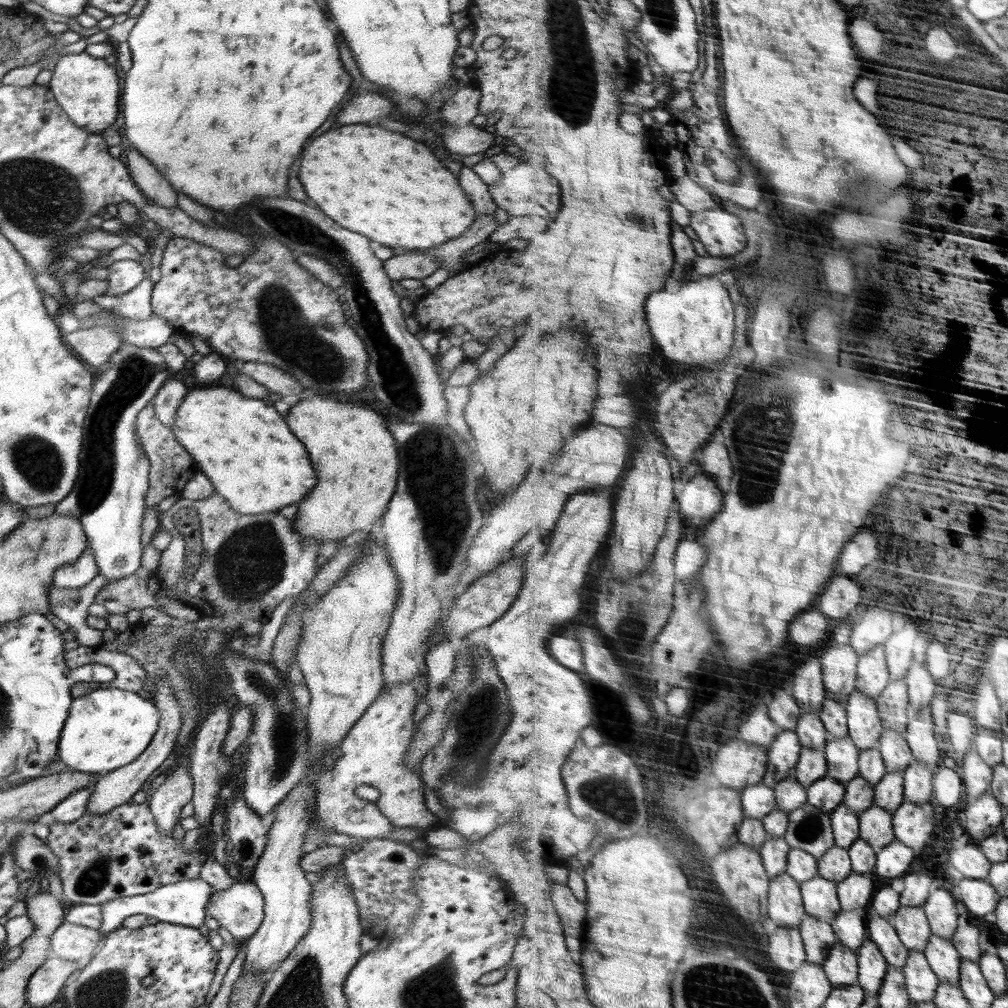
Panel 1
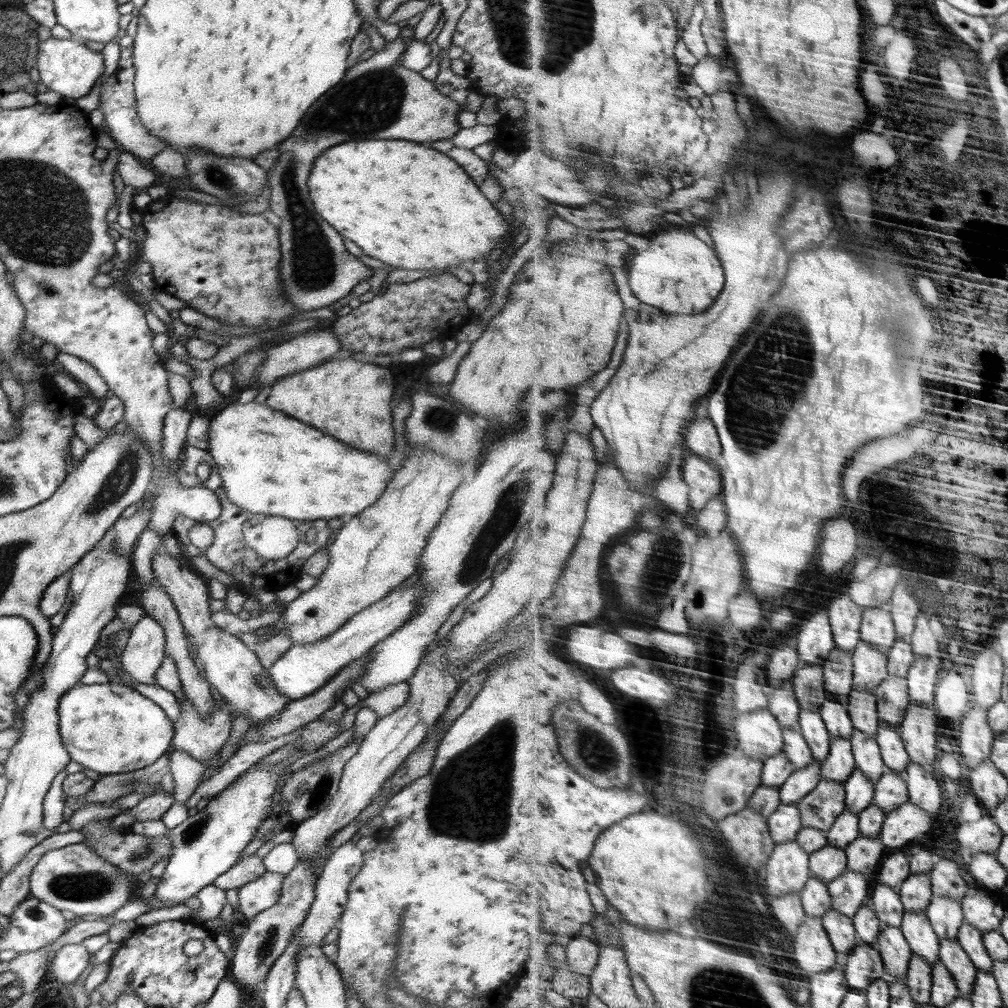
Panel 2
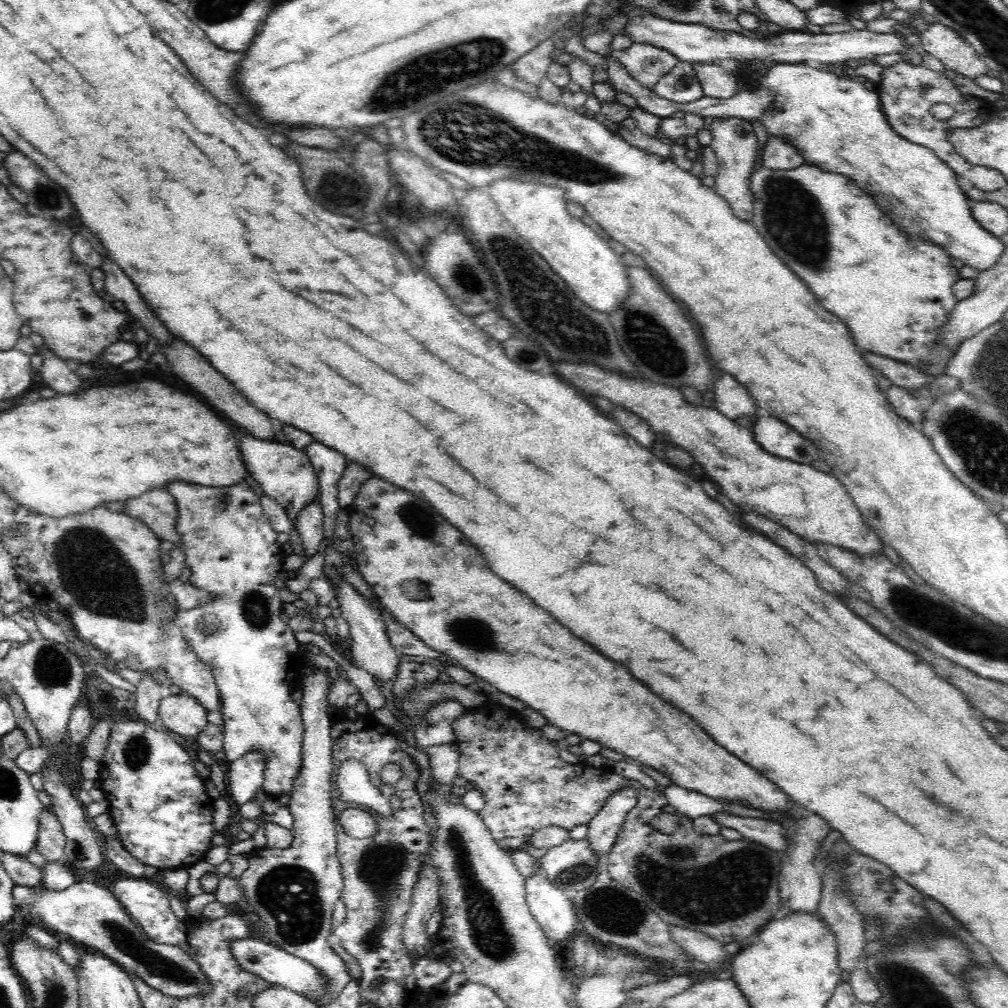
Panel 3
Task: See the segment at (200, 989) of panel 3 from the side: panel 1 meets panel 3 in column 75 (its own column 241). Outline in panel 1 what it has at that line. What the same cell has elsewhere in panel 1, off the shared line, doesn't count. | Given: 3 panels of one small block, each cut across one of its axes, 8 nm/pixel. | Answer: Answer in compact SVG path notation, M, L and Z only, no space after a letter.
M236 881L228 891L210 896L205 911L214 915L219 926L226 928L234 940L242 944L263 921L264 897L253 883Z

